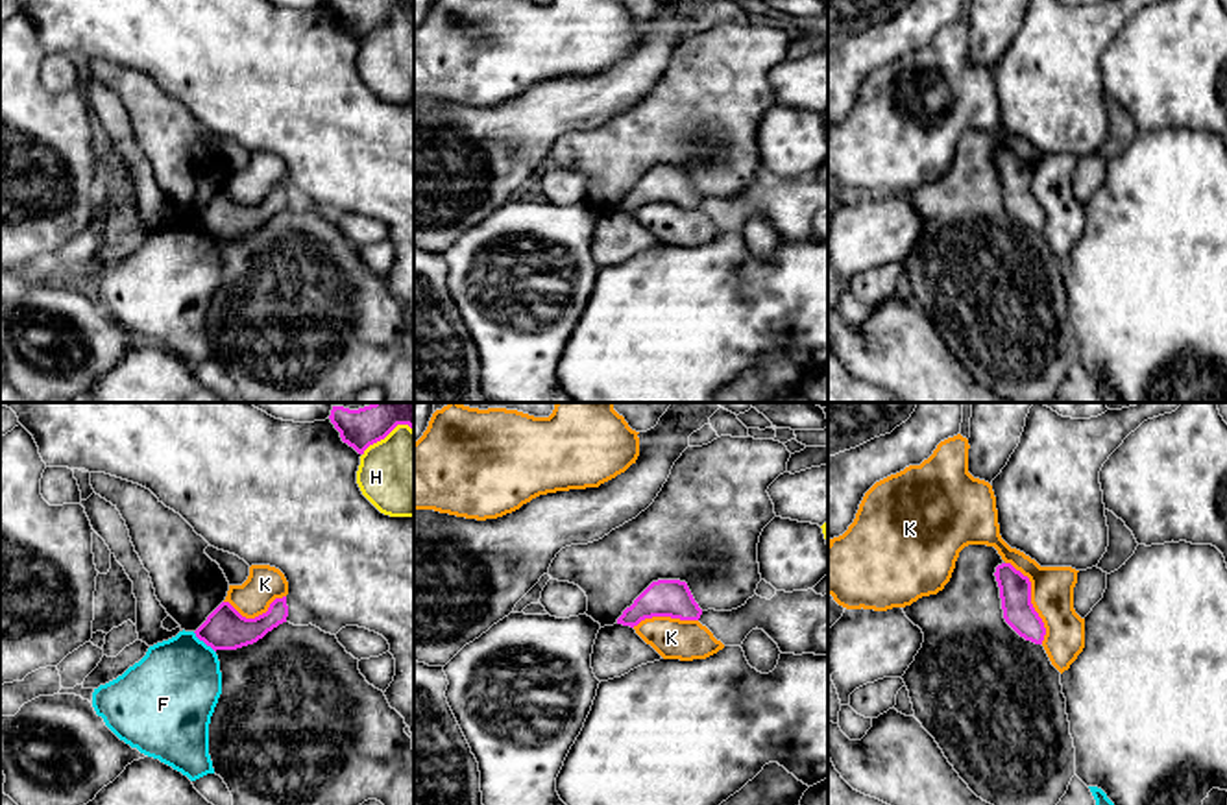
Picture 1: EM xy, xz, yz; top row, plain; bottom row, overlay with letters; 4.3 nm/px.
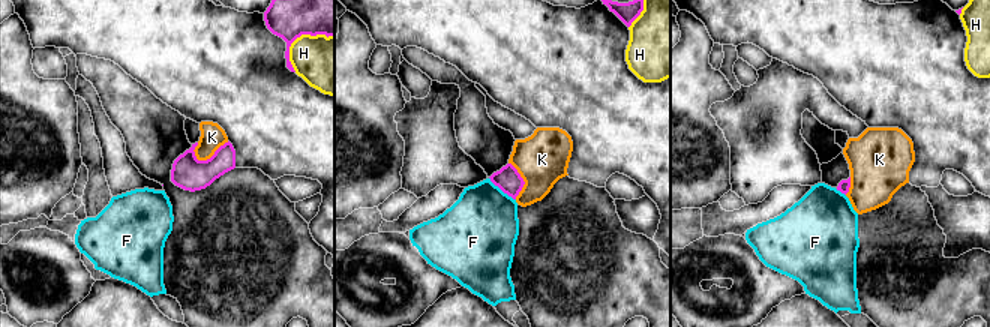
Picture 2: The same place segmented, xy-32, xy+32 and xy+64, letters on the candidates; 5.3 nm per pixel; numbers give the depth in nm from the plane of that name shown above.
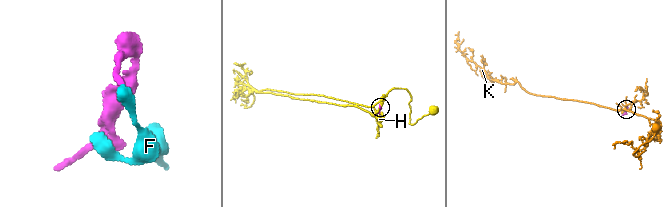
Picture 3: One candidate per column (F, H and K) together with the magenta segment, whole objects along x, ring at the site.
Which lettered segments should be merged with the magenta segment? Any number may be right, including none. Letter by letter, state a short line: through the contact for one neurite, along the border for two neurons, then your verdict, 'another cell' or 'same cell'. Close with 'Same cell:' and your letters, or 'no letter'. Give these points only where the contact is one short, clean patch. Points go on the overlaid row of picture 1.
F: line xy (193, 632), (215, 652); another cell
H: another cell
K: another cell
Same cell: no letter

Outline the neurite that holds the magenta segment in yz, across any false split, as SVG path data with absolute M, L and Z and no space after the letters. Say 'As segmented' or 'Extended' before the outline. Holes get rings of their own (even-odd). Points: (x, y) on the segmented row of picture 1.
As segmented. M1011 563L996 567L1002 609L1005 622L1026 641L1042 644L1046 628L1031 604L1031 582Z

